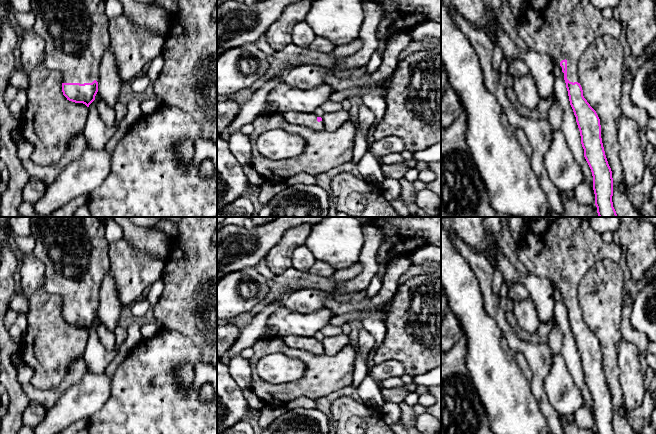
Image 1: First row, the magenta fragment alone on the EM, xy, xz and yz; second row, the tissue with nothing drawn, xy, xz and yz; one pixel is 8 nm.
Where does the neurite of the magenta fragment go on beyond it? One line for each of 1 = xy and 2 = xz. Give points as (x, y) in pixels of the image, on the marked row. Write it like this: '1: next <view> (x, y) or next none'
1: next xy (76, 35)
2: next xz (309, 120)

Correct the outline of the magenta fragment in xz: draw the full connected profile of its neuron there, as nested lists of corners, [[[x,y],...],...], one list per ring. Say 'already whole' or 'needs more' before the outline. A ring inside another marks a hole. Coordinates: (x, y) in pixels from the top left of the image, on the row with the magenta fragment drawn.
needs more | [[[287,111],[281,113],[285,121],[289,124],[294,124],[299,127],[310,128],[314,131],[321,131],[324,129],[324,123],[321,117],[313,113],[303,113],[295,111]]]

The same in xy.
needs more | [[[31,0],[30,11],[36,18],[33,30],[45,41],[44,66],[63,74],[62,92],[67,100],[89,107],[98,92],[99,67],[110,45],[104,0]]]

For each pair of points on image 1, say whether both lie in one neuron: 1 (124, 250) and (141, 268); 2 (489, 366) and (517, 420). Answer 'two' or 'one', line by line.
1: one
2: one

